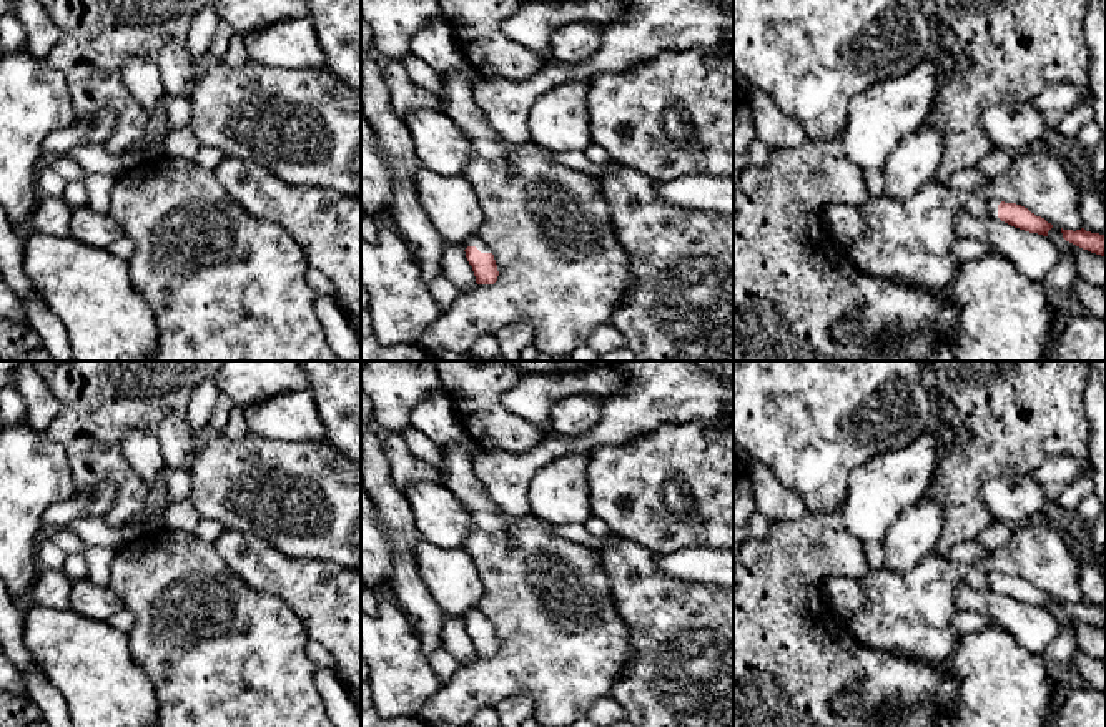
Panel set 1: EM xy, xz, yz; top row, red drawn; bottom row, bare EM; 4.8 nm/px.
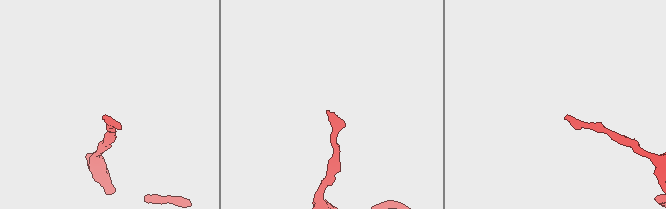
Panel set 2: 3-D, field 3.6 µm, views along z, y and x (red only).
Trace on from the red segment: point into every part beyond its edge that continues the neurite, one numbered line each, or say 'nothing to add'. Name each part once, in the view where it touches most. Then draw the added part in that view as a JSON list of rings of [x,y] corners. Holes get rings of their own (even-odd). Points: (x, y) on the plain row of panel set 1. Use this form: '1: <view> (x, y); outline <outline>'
1: xz (474, 613); outline [[[479,607],[471,609],[471,611],[466,614],[464,619],[466,619],[466,621],[467,621],[467,619],[476,619],[481,626],[491,626],[489,619],[481,612]]]

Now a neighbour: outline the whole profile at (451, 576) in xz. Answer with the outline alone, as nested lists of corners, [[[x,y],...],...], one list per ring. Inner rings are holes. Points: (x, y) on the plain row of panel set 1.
[[[424,537],[416,544],[422,582],[446,616],[462,619],[479,607],[484,584],[471,556],[462,549],[439,549]]]

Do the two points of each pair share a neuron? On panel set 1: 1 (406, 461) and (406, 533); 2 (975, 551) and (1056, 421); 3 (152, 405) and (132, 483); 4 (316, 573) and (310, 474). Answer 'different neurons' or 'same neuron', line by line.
1: different neurons
2: different neurons
3: same neuron
4: different neurons

